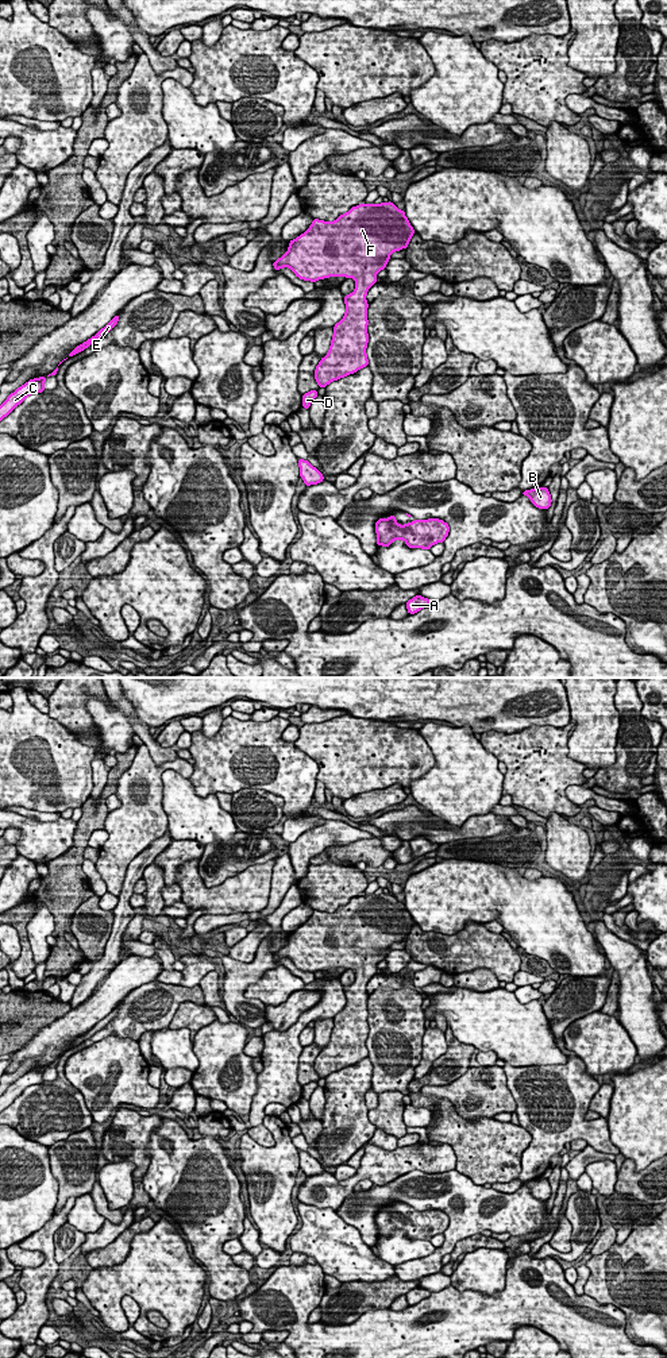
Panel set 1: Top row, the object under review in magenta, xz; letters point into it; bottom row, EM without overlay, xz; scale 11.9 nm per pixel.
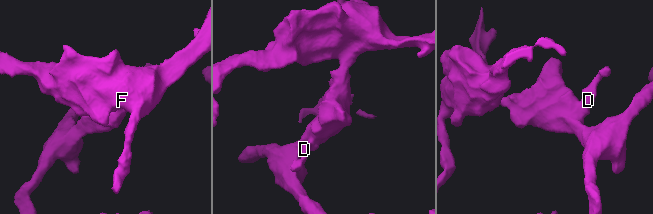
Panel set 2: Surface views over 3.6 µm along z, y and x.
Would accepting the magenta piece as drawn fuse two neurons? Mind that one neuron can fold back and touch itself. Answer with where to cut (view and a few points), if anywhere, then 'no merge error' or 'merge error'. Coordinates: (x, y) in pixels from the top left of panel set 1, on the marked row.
cut none; no merge error

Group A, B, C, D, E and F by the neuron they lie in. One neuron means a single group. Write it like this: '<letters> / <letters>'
A B C D E F

